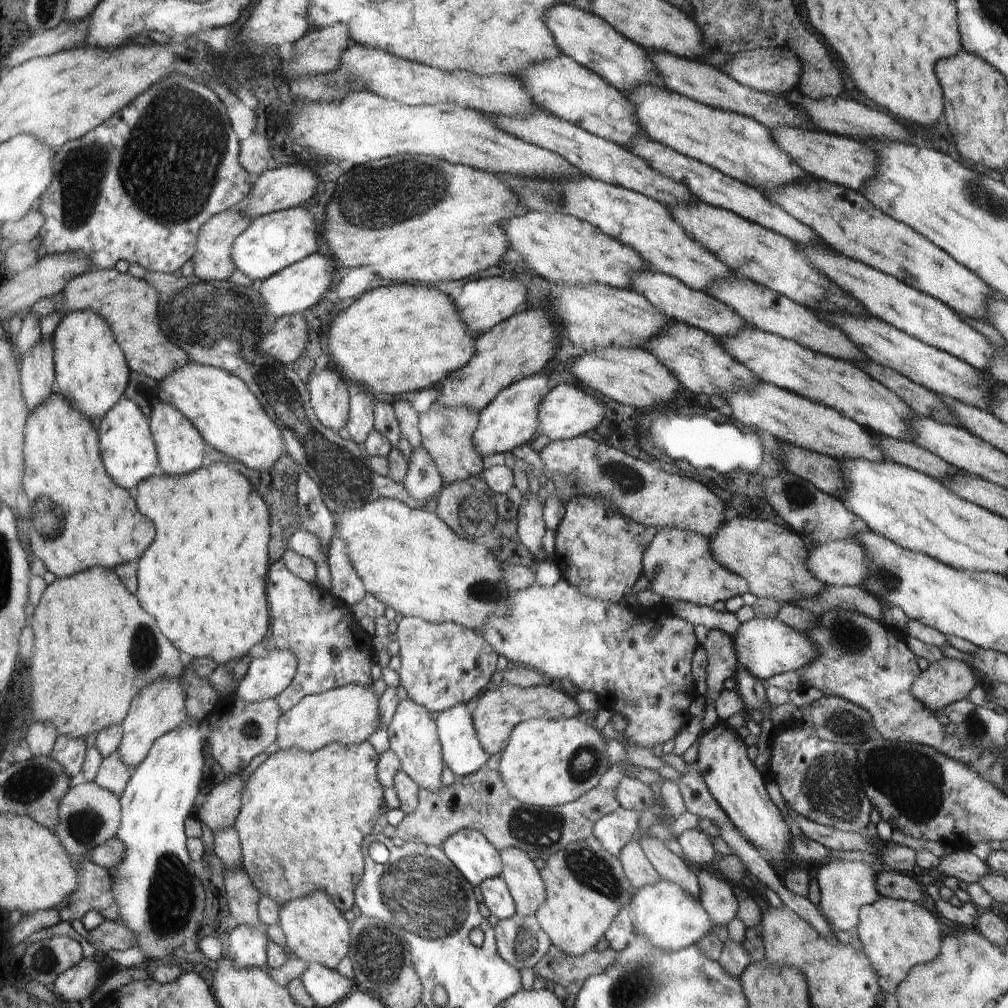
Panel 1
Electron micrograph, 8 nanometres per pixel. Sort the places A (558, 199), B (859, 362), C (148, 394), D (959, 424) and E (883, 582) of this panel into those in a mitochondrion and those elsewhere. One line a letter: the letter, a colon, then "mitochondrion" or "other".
A: mitochondrion
B: other
C: other
D: other
E: mitochondrion

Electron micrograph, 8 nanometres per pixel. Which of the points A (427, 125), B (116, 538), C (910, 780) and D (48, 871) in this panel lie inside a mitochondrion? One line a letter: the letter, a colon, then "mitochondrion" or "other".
A: other
B: other
C: mitochondrion
D: other

